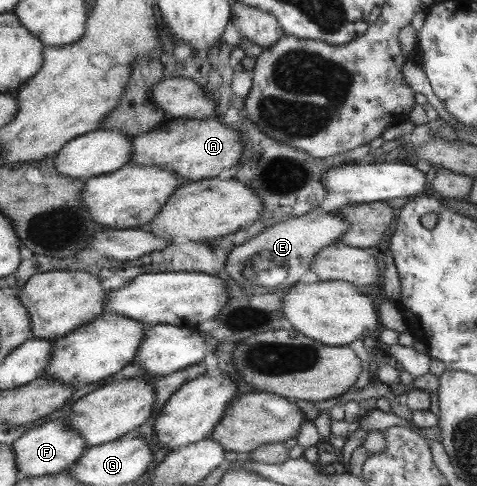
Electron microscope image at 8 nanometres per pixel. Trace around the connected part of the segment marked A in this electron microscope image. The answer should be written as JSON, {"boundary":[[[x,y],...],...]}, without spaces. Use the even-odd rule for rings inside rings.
{"boundary":[[[169,118],[147,133],[131,136],[131,155],[127,163],[133,162],[139,166],[163,166],[179,174],[183,181],[196,182],[217,178],[223,169],[233,167],[239,161],[242,150],[243,142],[239,132],[231,130],[227,124],[219,120]]]}

